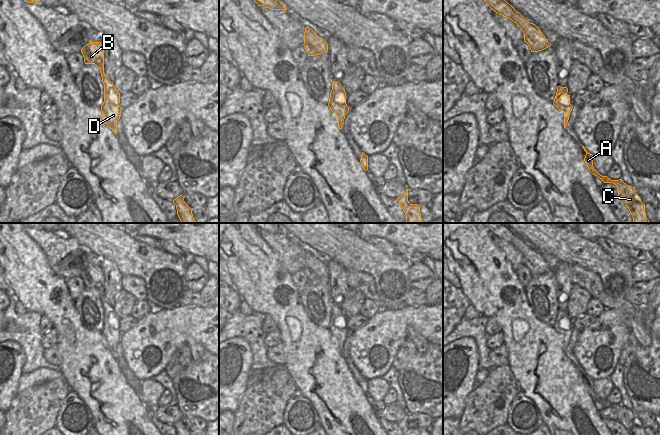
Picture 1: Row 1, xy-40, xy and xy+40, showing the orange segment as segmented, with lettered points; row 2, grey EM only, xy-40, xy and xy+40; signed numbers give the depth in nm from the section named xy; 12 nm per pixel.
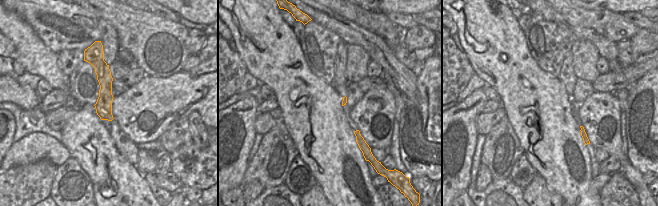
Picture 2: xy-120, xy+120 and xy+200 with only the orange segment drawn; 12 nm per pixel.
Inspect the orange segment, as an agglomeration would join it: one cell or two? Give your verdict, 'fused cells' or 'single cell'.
single cell

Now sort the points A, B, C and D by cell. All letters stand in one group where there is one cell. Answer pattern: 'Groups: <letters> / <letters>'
Groups: A B C D.

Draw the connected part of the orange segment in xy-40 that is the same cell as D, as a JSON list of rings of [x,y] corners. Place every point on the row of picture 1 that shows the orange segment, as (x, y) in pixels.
[[[90,42],[81,49],[81,53],[85,64],[95,64],[100,69],[104,84],[104,102],[101,106],[101,117],[116,135],[117,121],[120,119],[122,110],[119,106],[120,93],[116,90],[113,82],[104,74],[104,49],[102,44],[101,42]]]

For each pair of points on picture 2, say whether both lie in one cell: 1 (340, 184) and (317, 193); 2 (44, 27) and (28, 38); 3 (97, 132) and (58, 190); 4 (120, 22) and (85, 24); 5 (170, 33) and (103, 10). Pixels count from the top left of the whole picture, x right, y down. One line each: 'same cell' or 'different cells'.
1: different cells
2: different cells
3: different cells
4: different cells
5: same cell

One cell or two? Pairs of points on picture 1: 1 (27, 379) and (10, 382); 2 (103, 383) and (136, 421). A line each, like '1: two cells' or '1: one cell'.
1: two cells
2: one cell

